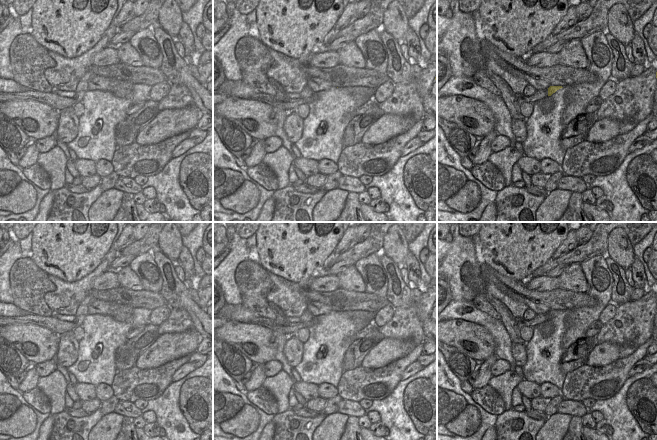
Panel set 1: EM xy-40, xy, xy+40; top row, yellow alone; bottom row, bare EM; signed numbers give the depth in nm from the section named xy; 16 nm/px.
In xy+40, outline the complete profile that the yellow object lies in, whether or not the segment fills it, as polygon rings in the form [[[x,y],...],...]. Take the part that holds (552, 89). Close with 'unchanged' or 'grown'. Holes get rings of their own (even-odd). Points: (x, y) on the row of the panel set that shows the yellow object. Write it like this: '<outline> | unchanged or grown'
[[[550,86],[546,90],[539,90],[536,91],[532,96],[525,97],[522,96],[518,98],[517,102],[519,105],[522,103],[535,103],[536,101],[539,101],[545,97],[551,96],[553,93],[555,93],[557,90],[563,88],[562,86]]] | grown

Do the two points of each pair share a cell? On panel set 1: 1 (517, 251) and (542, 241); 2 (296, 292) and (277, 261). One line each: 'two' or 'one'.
1: one
2: two

